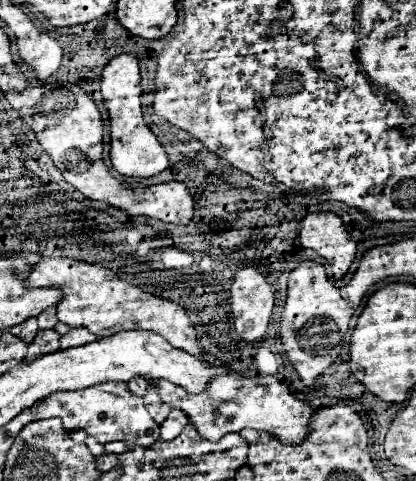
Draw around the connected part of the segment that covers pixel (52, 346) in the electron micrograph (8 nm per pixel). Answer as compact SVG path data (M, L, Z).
M42 329L38 331L36 339L30 343L28 347L28 359L38 359L38 357L44 357L48 353L56 353L60 351L60 335L54 331L54 329Z

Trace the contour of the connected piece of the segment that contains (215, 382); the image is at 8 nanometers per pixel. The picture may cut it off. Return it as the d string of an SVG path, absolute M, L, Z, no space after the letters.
M238 373L220 375L210 379L208 389L198 395L192 395L166 379L150 381L150 383L158 389L162 403L168 403L170 407L184 411L190 423L196 427L196 431L208 441L216 441L226 433L238 433L246 427L266 431L272 437L280 439L282 443L290 443L290 445L302 443L310 433L308 423L310 417L314 415L314 409L308 403L296 399L288 391L288 387L282 381L278 381L274 375L254 377L254 379L246 379Z

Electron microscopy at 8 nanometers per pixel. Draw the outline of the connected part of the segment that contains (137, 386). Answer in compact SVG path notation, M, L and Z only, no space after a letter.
M136 377L136 379L130 379L128 381L128 389L138 395L138 397L144 397L146 395L146 389L148 389L148 381L144 377Z

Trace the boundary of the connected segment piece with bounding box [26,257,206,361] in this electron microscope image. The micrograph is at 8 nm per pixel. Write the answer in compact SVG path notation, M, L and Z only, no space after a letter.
M42 259L34 269L30 271L30 277L26 279L28 287L56 287L64 293L64 299L58 303L58 319L66 323L68 327L86 327L88 331L102 337L112 337L120 331L152 331L162 335L172 347L188 351L190 355L204 359L204 349L198 341L198 333L194 331L194 325L190 323L186 309L174 301L160 299L156 295L144 293L142 289L122 281L116 277L112 269L74 261L74 259Z

